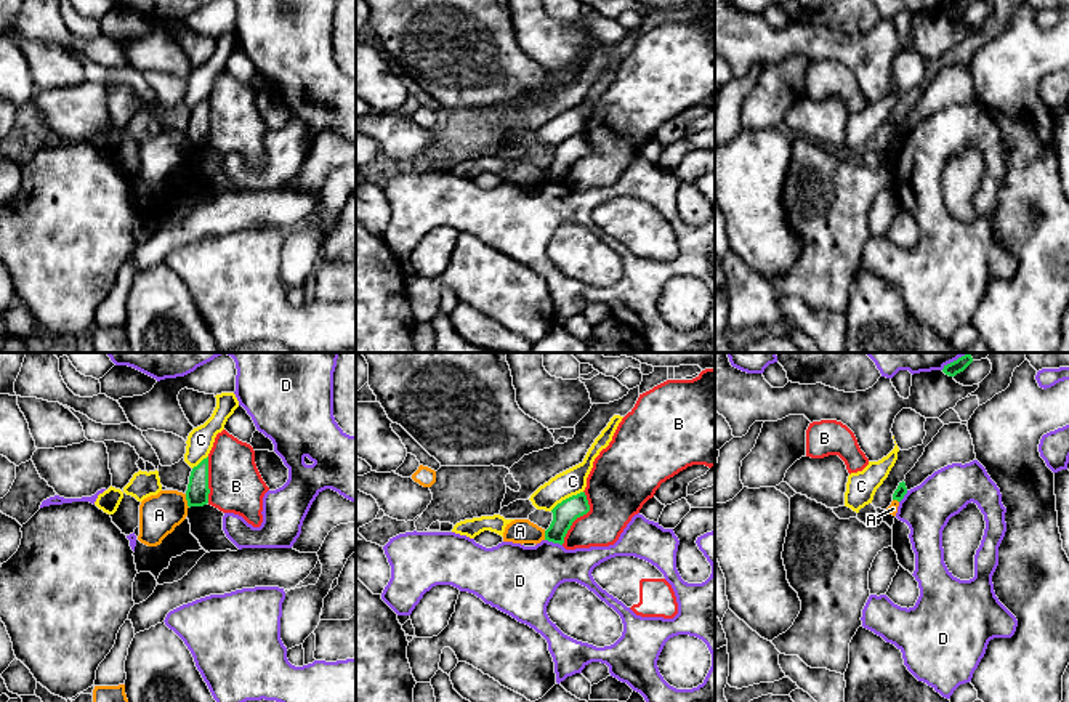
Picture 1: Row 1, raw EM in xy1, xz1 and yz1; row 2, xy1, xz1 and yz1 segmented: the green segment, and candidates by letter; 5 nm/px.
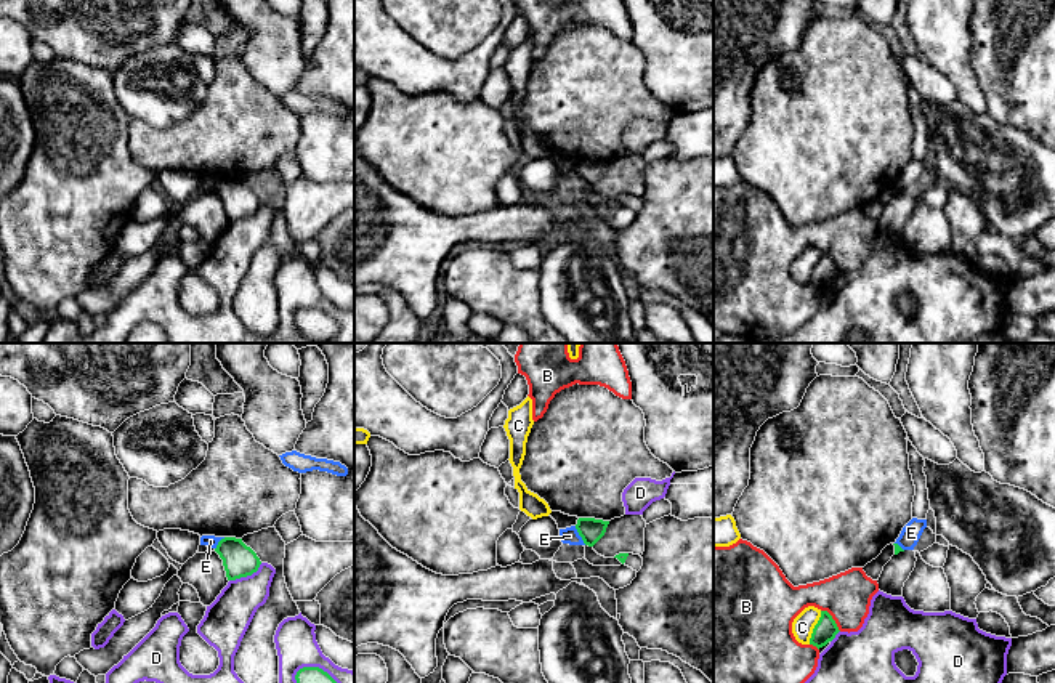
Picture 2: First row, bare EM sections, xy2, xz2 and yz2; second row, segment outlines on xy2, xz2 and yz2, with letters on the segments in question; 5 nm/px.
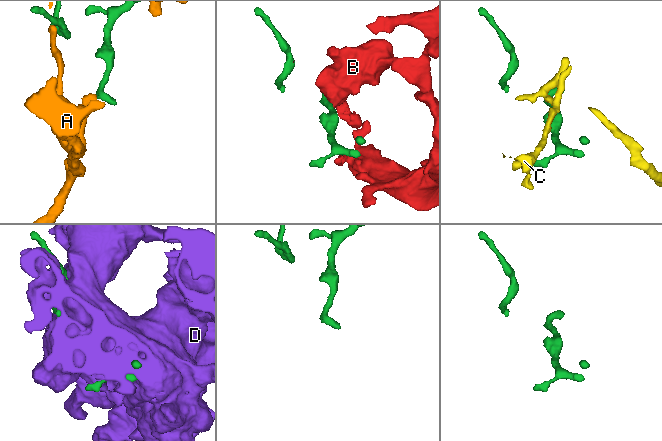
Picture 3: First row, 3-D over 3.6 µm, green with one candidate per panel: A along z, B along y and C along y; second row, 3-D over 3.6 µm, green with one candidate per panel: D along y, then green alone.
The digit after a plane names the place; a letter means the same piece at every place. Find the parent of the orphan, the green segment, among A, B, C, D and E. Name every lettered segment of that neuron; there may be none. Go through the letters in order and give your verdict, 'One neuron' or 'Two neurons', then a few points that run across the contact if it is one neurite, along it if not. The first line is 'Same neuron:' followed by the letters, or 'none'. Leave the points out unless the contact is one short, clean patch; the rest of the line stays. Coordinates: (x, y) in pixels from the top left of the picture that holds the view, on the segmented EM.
Same neuron: none
A: Two neurons. Line: xy1 (185, 494), (189, 507)
B: Two neurons
C: Two neurons
D: Two neurons
E: Two neurons. Line: xz2 (574, 526), (586, 544)

